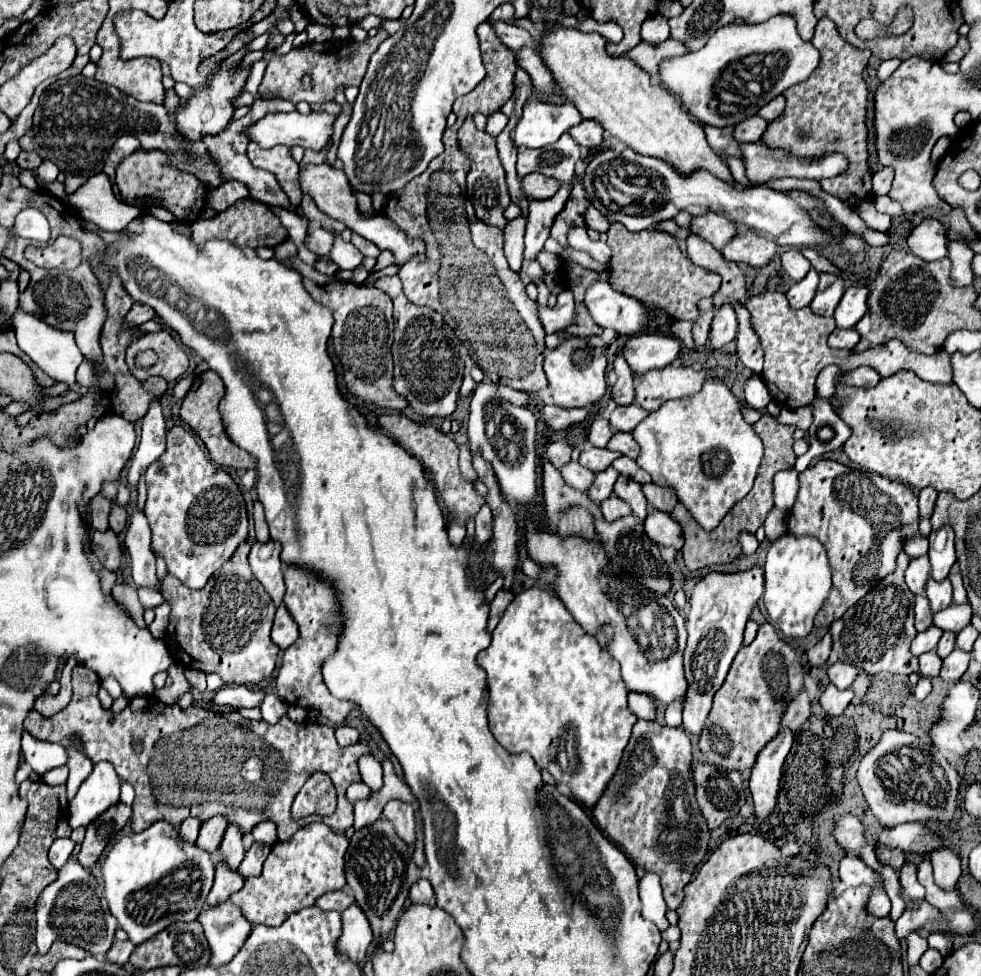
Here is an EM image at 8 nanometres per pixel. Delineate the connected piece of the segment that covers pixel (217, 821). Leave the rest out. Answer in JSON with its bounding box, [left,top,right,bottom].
[197,816,229,852]

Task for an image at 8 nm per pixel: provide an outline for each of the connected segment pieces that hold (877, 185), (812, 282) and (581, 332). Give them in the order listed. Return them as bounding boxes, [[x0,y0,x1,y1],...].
[[873,168,893,194],[785,270,819,310],[565,304,601,338]]

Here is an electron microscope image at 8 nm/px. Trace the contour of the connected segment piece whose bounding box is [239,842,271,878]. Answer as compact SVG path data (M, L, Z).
M253 842L253 846L247 850L241 866L239 866L239 872L243 874L243 878L249 878L249 876L257 876L261 874L261 866L265 862L265 858L269 856L269 846L265 844L259 844L259 842Z

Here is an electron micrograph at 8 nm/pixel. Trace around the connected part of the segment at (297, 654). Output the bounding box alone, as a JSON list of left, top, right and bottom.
[277,566,357,724]

